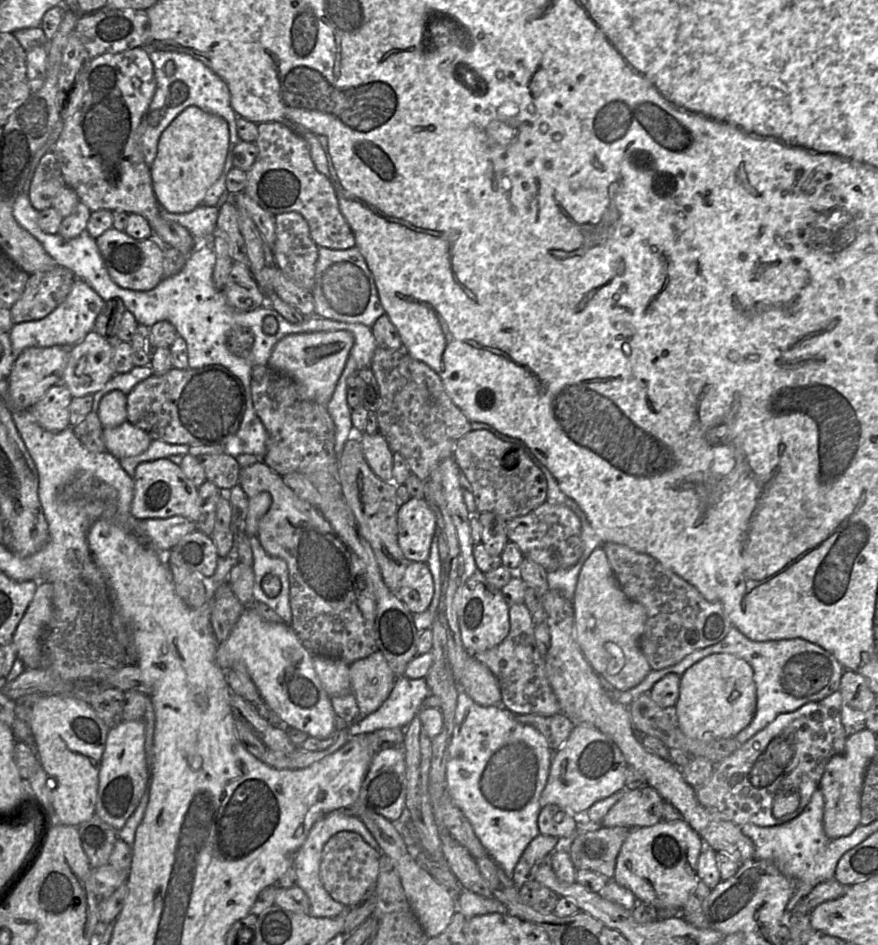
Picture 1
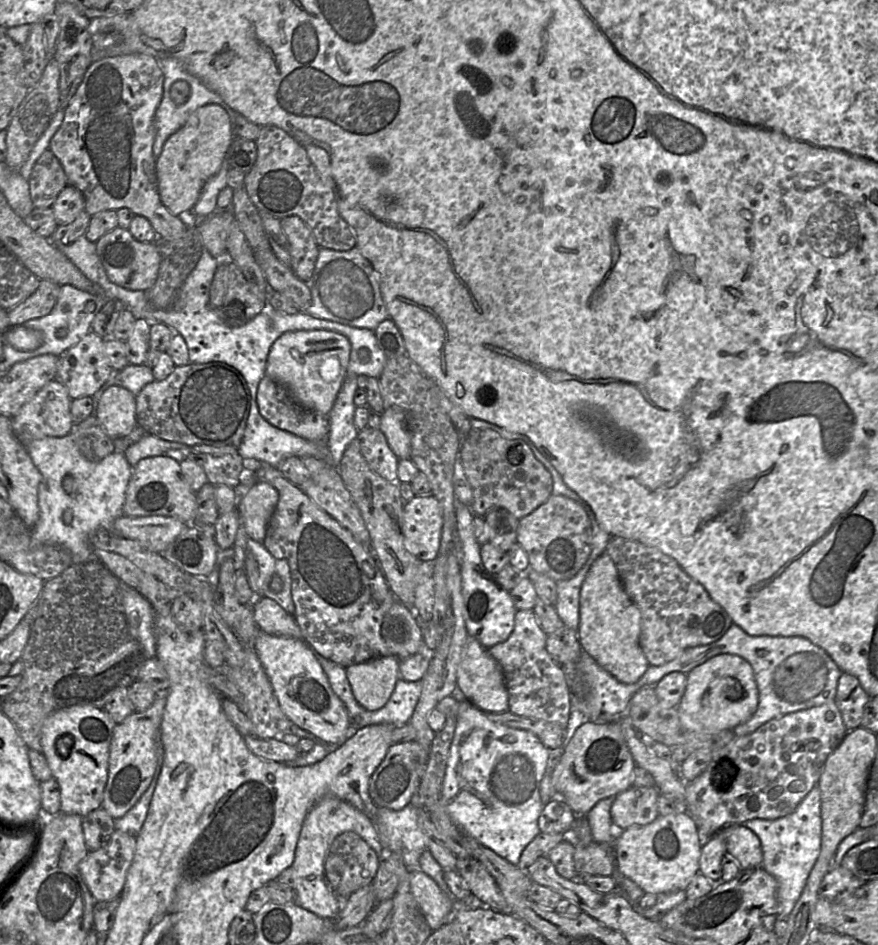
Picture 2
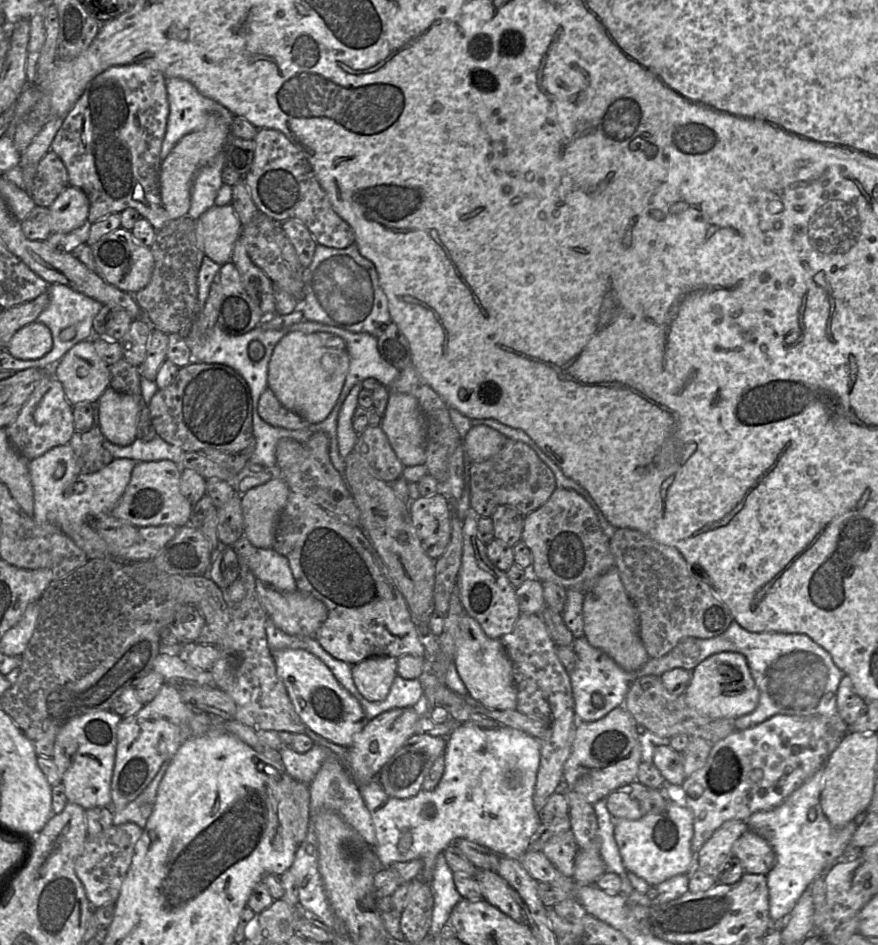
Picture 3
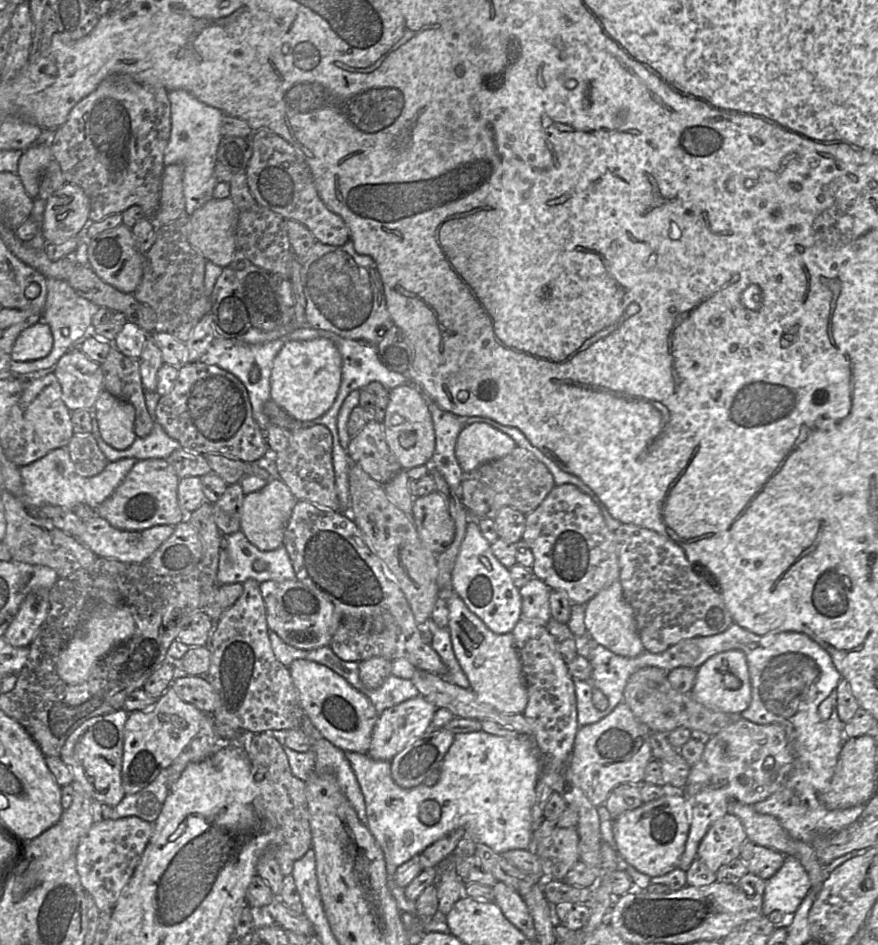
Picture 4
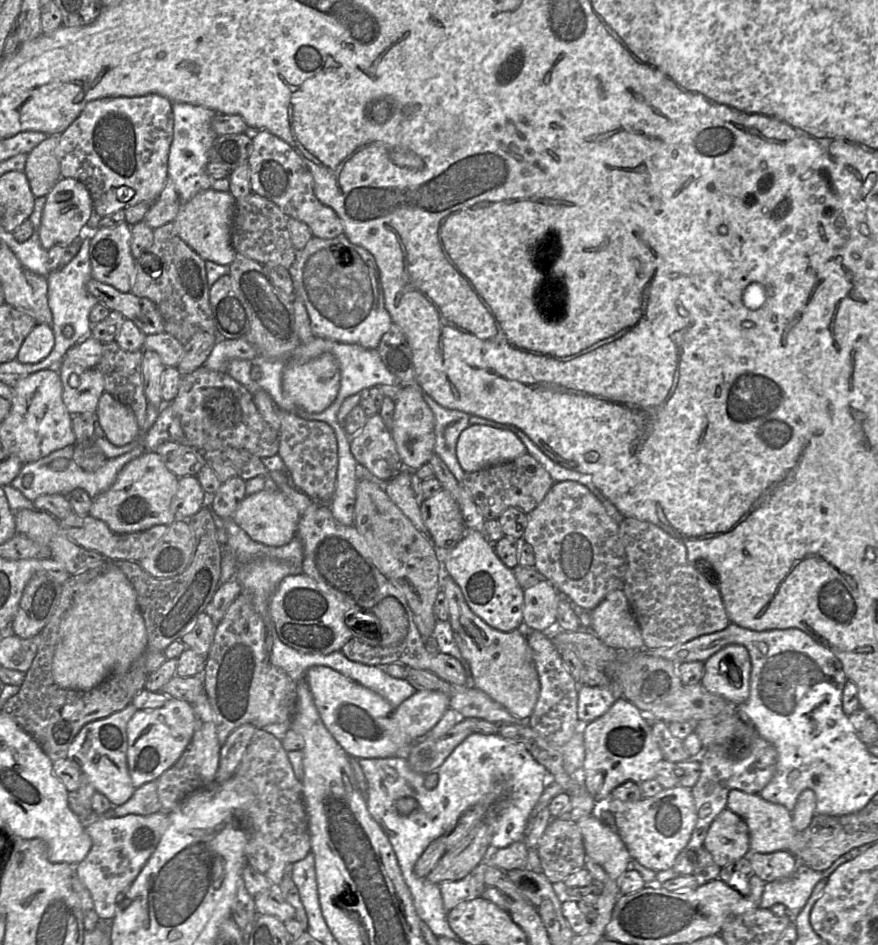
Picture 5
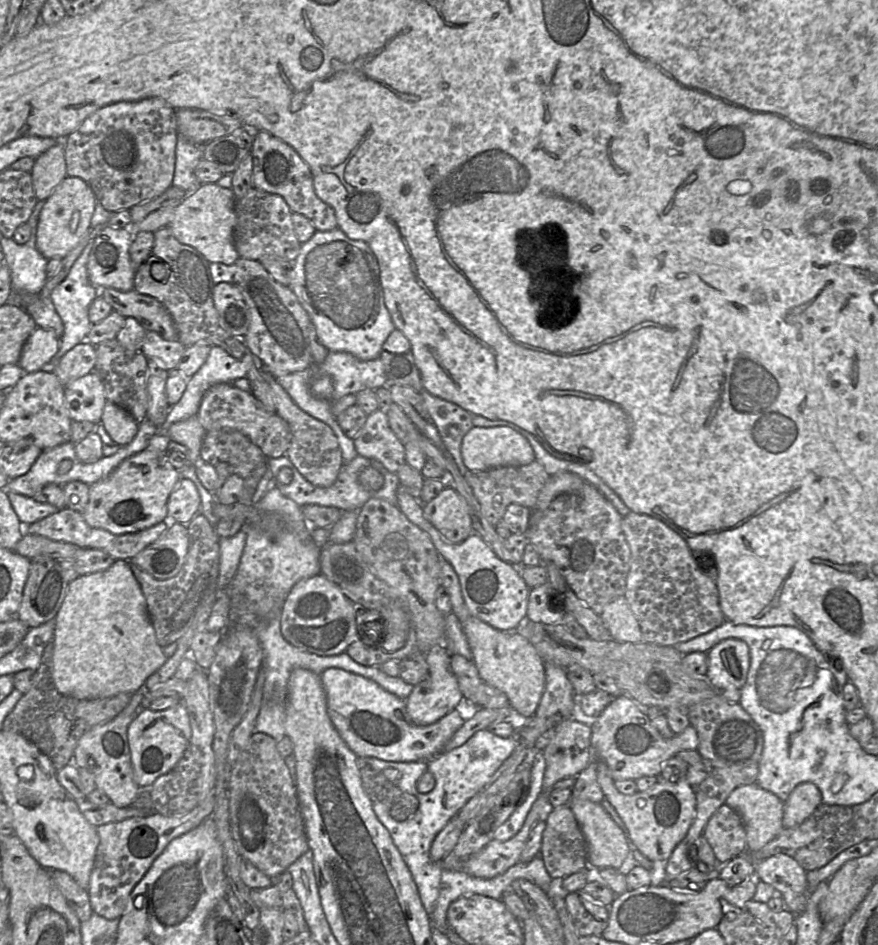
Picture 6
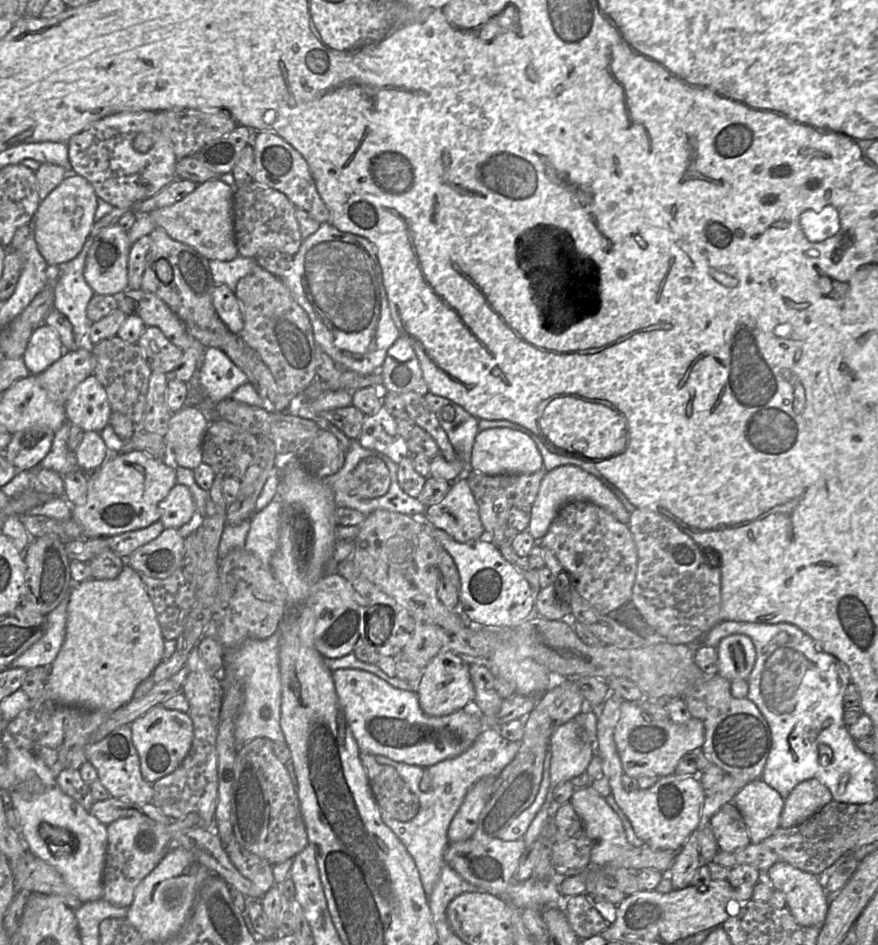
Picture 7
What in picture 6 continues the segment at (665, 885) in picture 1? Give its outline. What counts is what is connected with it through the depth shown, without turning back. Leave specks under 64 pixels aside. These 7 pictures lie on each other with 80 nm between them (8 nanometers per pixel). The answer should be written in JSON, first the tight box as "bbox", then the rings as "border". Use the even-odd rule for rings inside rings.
{"bbox":[597,760,696,870],"border":[[[597,760],[597,781],[602,789],[604,798],[612,805],[625,824],[629,838],[636,849],[656,865],[664,865],[665,870],[665,863],[671,857],[676,846],[686,837],[689,828],[695,820],[696,796],[694,788],[686,780],[677,783],[658,782],[646,791],[638,791],[633,795],[625,795],[616,789],[607,765],[599,760]]]}

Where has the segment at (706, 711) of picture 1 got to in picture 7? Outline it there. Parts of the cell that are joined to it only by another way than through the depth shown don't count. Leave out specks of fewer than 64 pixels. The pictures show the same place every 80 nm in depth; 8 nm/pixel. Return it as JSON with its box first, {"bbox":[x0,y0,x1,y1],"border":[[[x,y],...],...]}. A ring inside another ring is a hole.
{"bbox":[718,634,756,681],"border":[[[731,634],[719,642],[718,675],[733,681],[747,680],[756,660],[756,651],[750,637],[745,634]]]}

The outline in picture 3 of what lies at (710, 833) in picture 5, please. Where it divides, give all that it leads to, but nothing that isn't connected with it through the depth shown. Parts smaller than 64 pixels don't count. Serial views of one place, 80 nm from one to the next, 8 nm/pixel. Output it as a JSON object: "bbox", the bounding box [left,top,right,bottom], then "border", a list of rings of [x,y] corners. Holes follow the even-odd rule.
{"bbox":[695,821,748,879],"border":[[[725,821],[695,855],[695,867],[716,879],[728,860],[733,857],[734,842],[748,829],[745,821]]]}

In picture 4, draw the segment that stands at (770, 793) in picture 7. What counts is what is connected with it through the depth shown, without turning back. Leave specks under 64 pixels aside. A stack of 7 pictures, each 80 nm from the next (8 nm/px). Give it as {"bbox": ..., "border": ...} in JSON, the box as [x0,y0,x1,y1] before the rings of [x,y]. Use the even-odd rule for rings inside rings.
{"bbox":[727,799,824,892],"border":[[[731,799],[727,812],[740,819],[747,839],[752,843],[796,857],[809,875],[812,890],[819,892],[824,881],[824,868],[811,844],[792,838],[775,817],[757,813],[752,805]]]}

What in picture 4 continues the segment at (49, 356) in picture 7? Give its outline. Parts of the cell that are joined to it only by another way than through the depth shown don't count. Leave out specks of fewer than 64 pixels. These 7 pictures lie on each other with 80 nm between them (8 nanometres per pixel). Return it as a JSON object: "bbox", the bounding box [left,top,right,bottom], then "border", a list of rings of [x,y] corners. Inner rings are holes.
{"bbox":[11,320,54,361],"border":[[[41,320],[19,334],[11,357],[15,361],[35,361],[47,357],[53,347],[54,337],[51,328]]]}

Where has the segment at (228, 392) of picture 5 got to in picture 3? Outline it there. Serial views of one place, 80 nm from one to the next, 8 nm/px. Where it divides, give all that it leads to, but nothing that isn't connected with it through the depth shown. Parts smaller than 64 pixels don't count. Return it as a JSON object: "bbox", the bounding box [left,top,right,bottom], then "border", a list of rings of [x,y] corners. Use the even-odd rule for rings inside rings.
{"bbox":[148,363,255,461],"border":[[[190,363],[179,368],[171,384],[155,393],[148,409],[157,435],[185,452],[213,449],[237,453],[250,461],[255,450],[251,390],[230,366]]]}

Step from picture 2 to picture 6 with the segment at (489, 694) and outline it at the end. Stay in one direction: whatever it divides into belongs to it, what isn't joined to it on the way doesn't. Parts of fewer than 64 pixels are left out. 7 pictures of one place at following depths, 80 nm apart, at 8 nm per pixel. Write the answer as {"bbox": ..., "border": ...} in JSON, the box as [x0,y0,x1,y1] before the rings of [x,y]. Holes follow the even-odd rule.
{"bbox":[440,560,545,716],"border":[[[442,560],[440,585],[449,594],[452,613],[458,618],[467,638],[472,661],[484,683],[507,695],[509,706],[522,716],[533,716],[545,687],[544,661],[533,645],[517,629],[499,630],[473,616],[465,605],[457,573],[453,566]]]}

